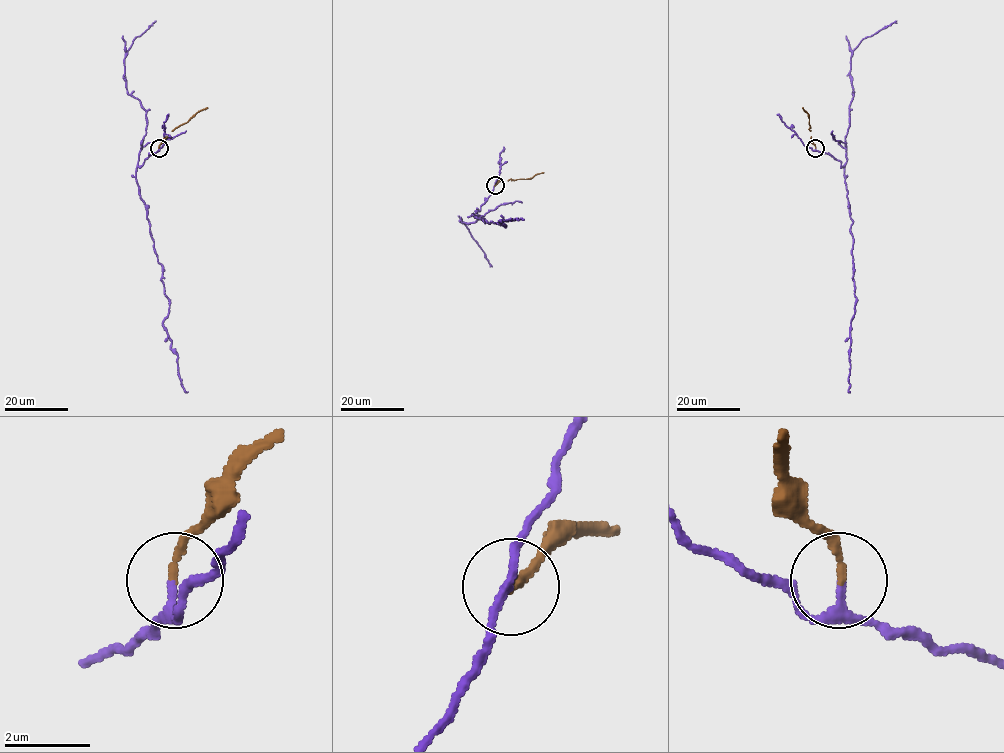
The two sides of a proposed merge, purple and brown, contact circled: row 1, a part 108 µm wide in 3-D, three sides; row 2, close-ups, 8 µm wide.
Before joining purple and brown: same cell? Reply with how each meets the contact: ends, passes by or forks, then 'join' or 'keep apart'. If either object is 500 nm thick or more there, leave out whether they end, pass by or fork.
purple passes by | brown ends | join

